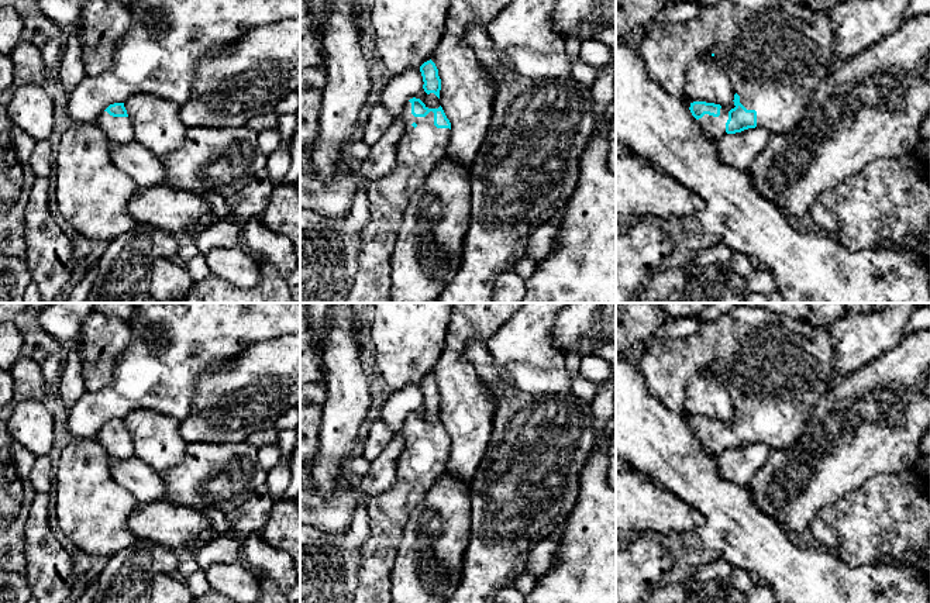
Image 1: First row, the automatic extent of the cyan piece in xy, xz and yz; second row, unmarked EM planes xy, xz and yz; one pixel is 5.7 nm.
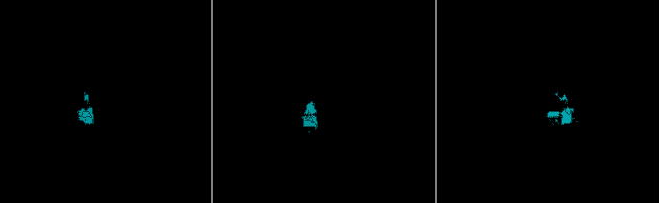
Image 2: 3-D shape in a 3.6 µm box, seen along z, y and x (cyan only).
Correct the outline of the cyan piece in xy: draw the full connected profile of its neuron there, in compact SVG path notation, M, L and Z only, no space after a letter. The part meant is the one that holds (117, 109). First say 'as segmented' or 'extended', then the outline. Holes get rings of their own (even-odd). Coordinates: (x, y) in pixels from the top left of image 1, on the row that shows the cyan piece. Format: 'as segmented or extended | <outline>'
extended | M124 103L110 104L94 123L114 142L128 144L134 139L132 123Z

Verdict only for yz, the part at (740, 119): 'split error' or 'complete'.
split error

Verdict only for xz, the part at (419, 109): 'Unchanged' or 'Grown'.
Grown

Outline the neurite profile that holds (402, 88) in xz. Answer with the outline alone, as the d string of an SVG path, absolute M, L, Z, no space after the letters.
M409 68L400 75L393 75L382 92L380 103L388 108L393 118L397 118L403 106L413 97L426 96L423 89L423 76L420 68Z

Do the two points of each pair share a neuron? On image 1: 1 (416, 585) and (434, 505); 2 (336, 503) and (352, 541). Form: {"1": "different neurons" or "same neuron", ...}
{"1": "same neuron", "2": "different neurons"}

